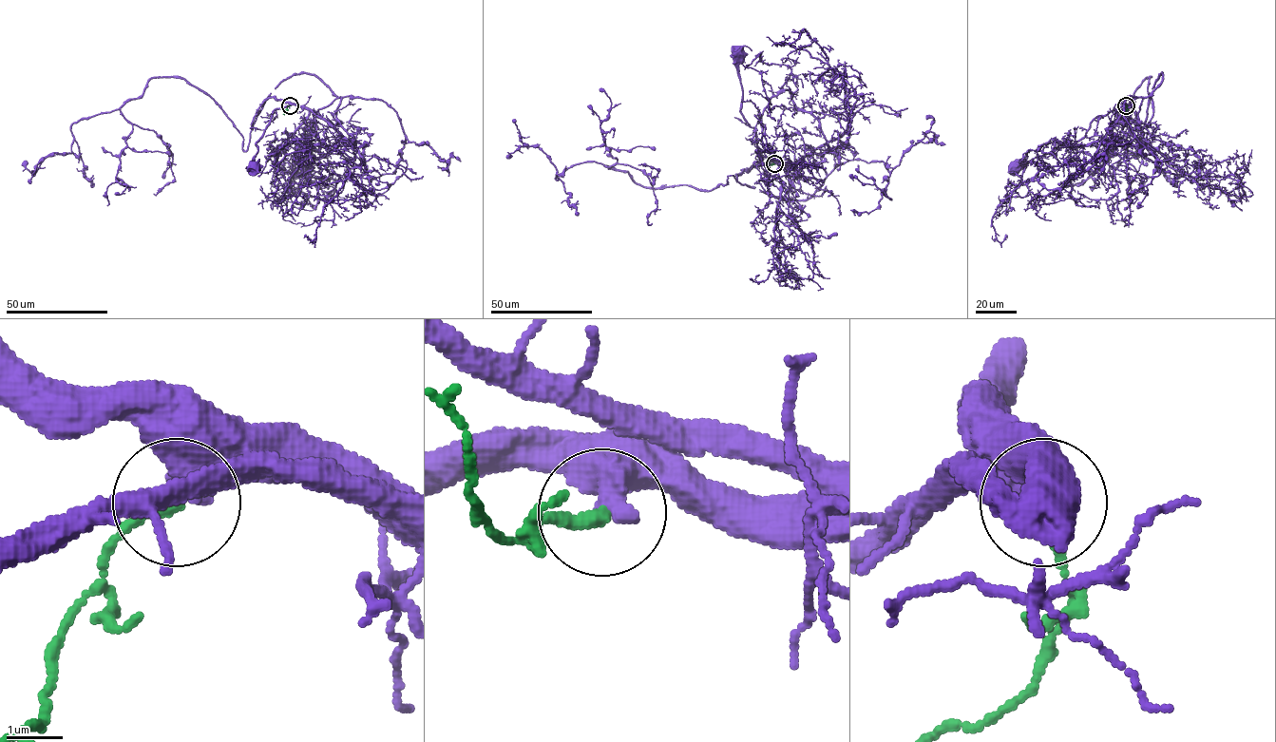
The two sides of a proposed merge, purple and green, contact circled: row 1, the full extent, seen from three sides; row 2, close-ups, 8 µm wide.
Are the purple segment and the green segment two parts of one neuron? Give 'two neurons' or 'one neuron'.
two neurons

